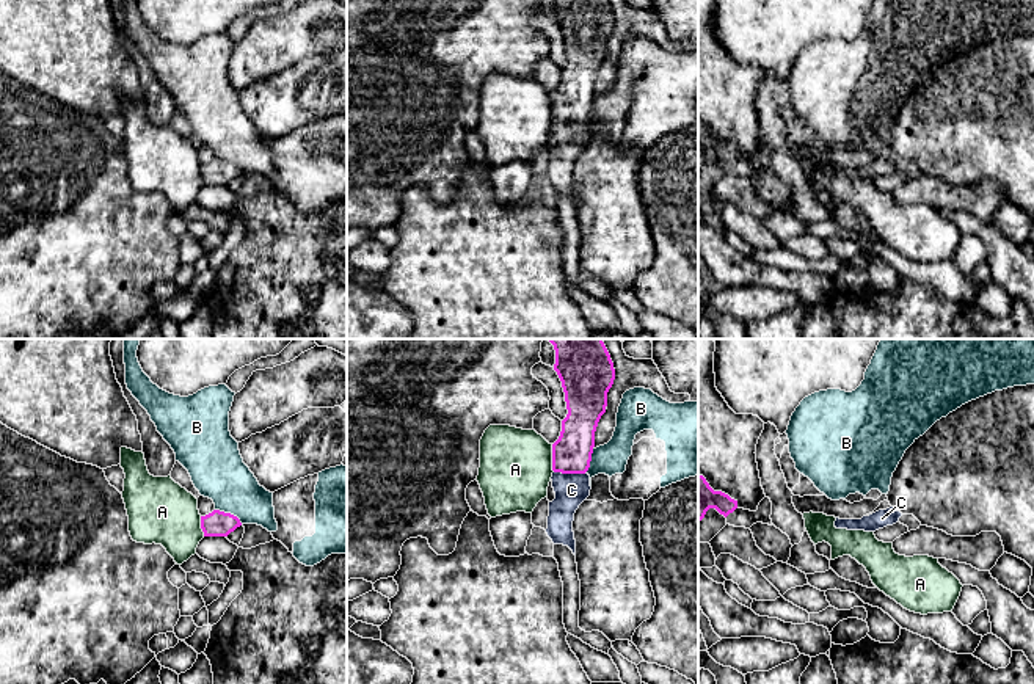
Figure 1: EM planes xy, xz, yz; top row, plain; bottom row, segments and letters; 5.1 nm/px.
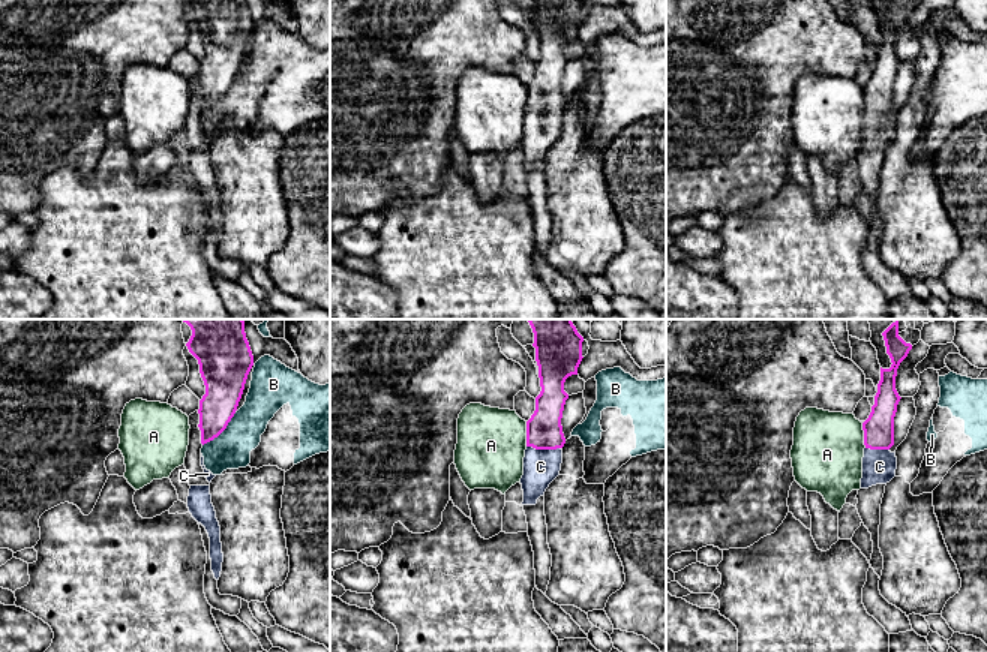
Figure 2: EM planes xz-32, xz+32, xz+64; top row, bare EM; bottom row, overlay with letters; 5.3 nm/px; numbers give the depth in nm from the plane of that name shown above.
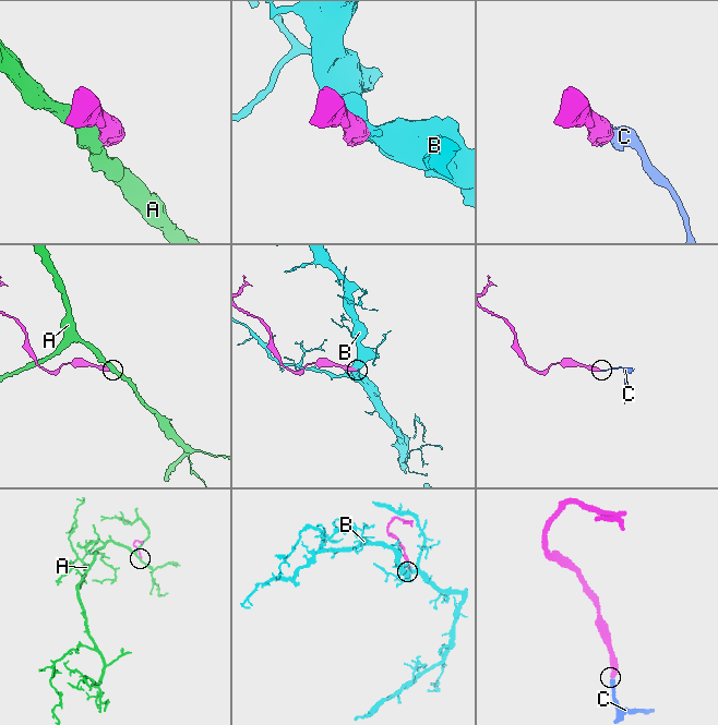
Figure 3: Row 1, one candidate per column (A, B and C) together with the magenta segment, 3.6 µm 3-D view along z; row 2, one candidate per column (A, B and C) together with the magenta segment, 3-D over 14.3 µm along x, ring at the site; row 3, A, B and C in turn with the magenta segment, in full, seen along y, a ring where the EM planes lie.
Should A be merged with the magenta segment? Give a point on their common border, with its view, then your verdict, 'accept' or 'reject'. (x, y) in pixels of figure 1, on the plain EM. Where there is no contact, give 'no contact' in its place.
xz (553, 107) | reject

